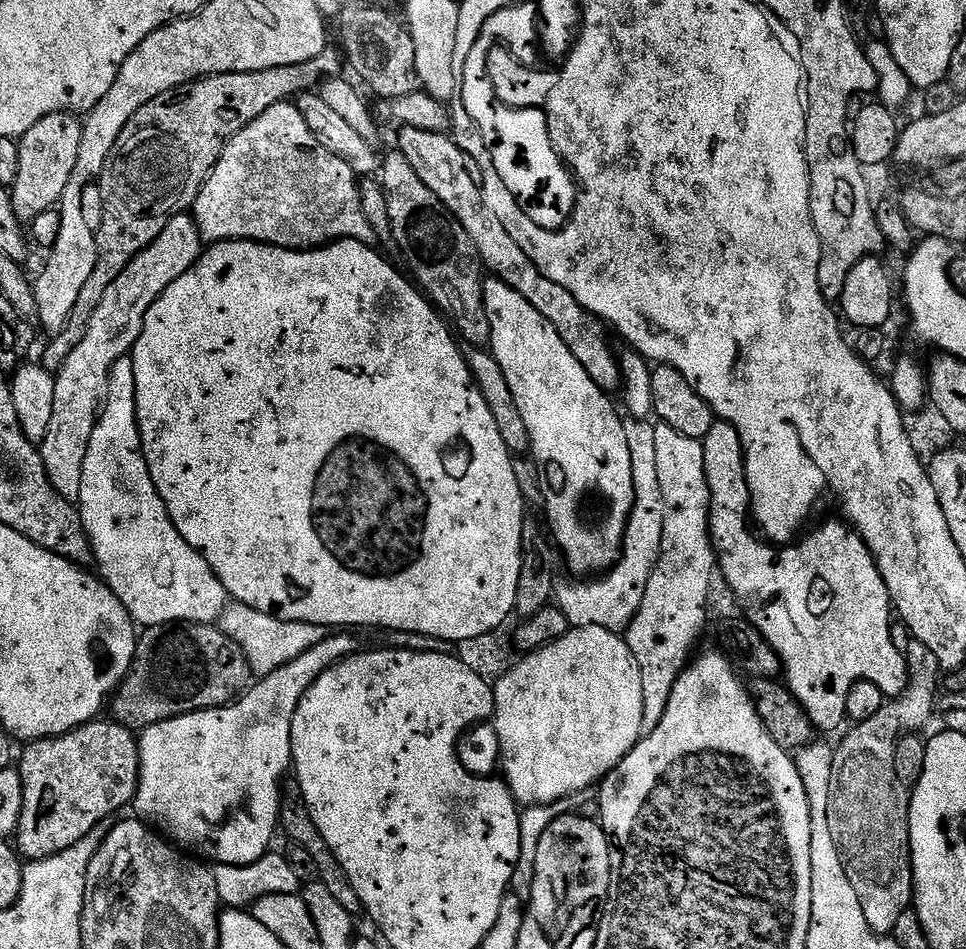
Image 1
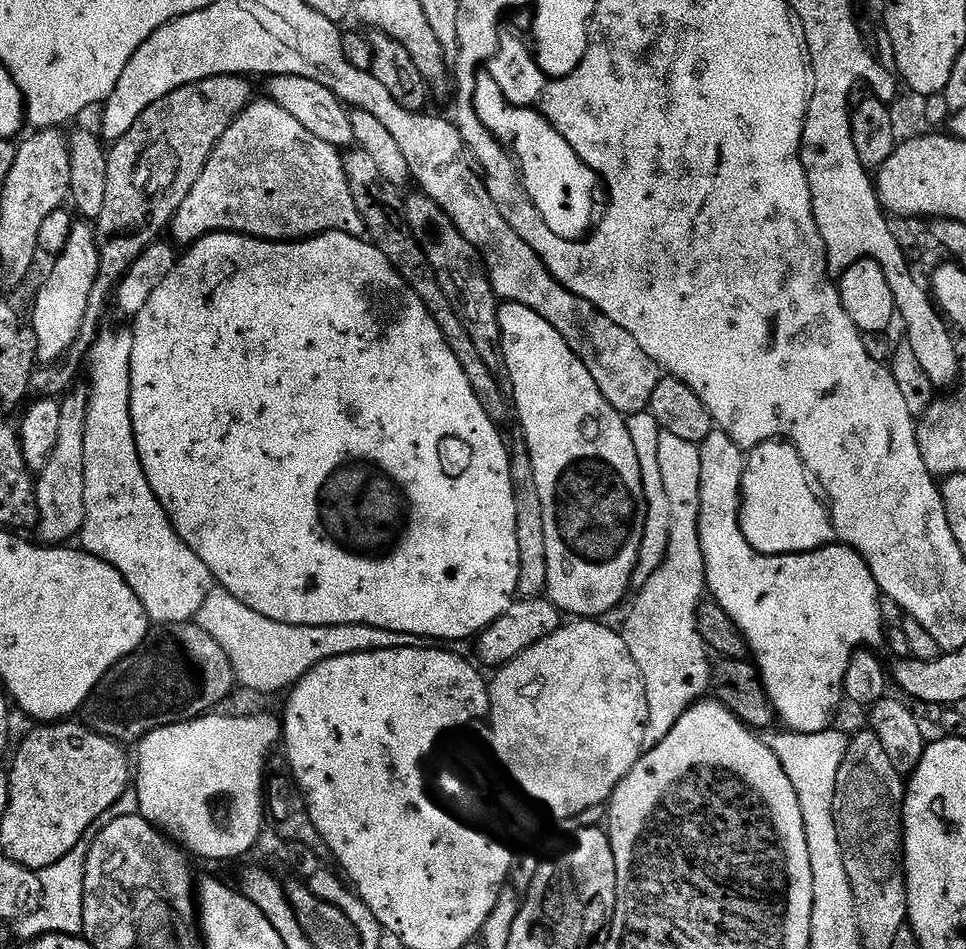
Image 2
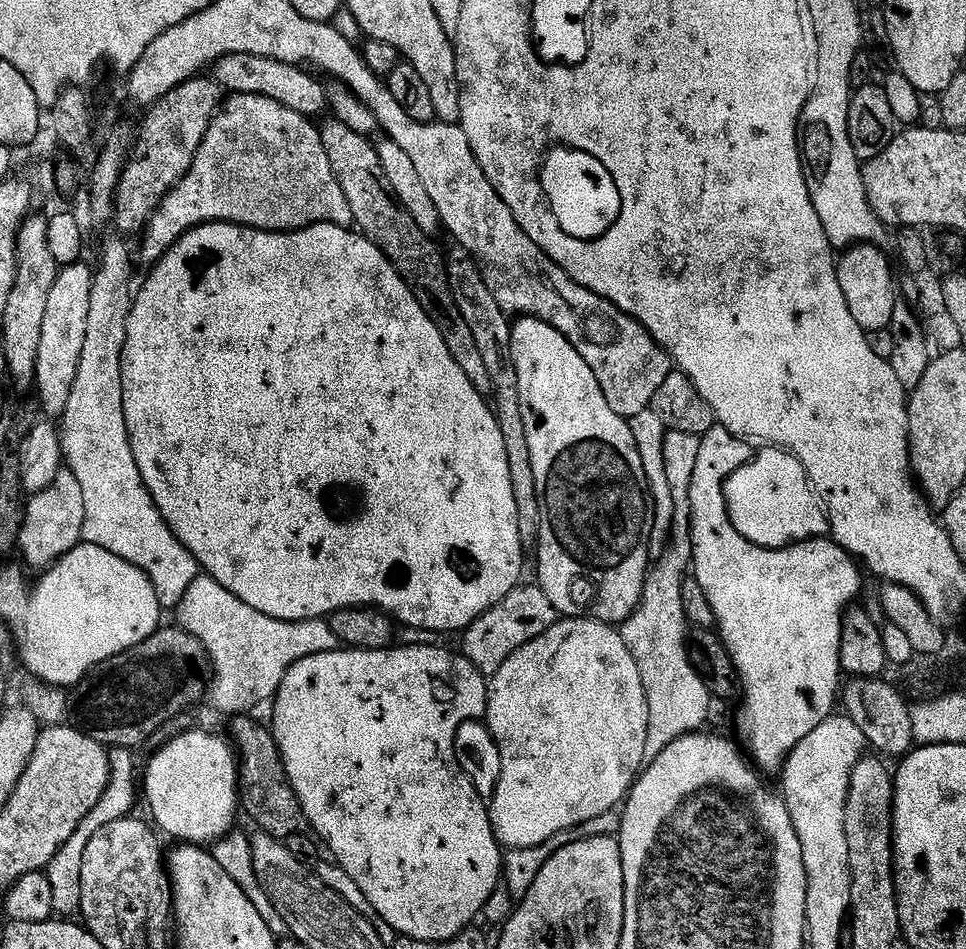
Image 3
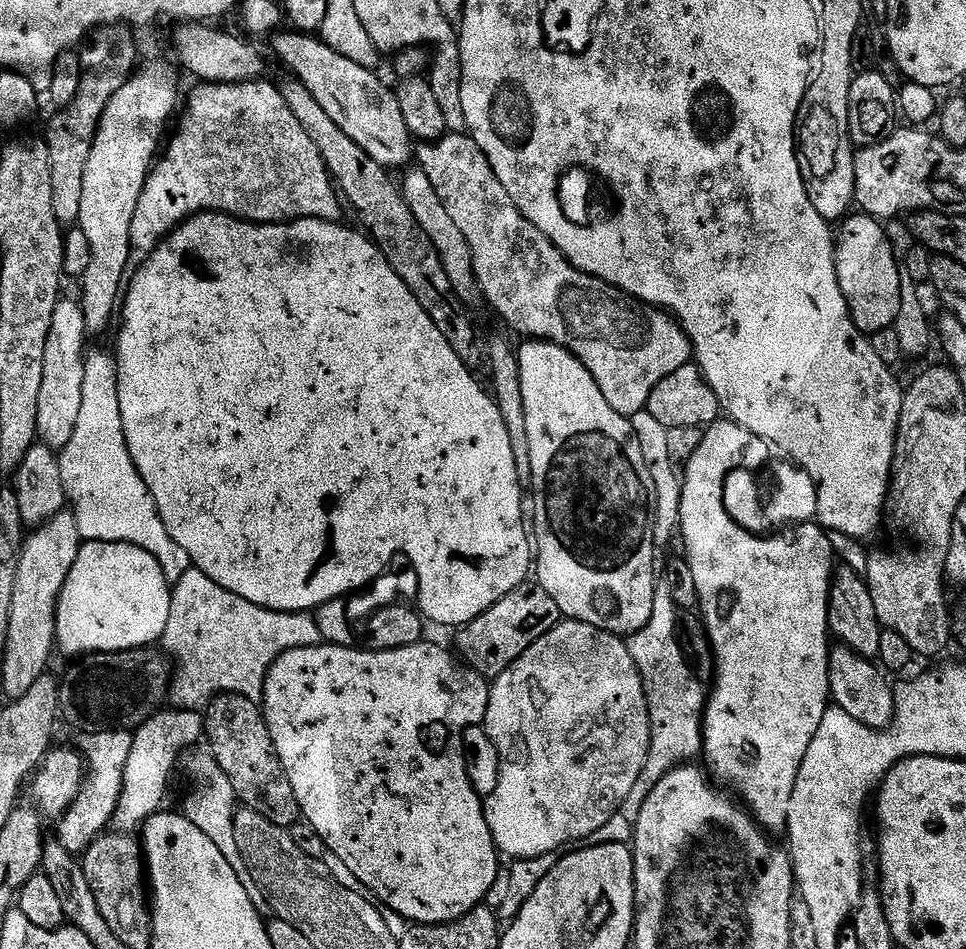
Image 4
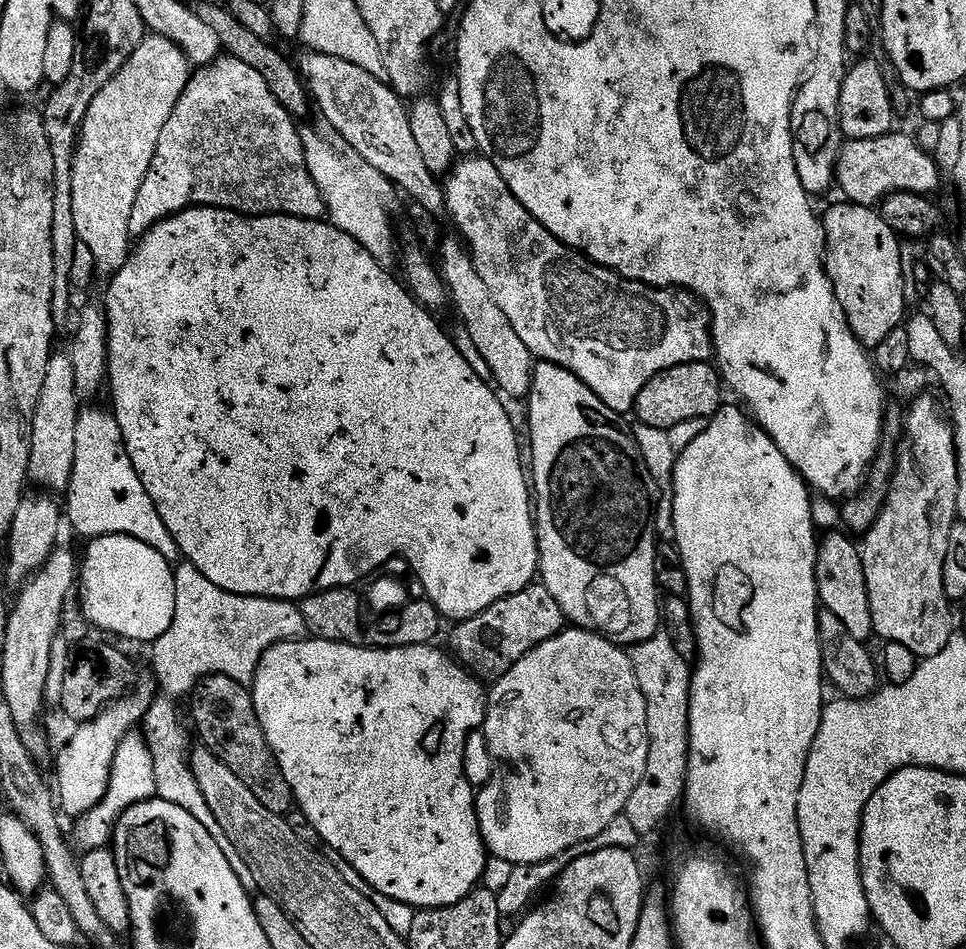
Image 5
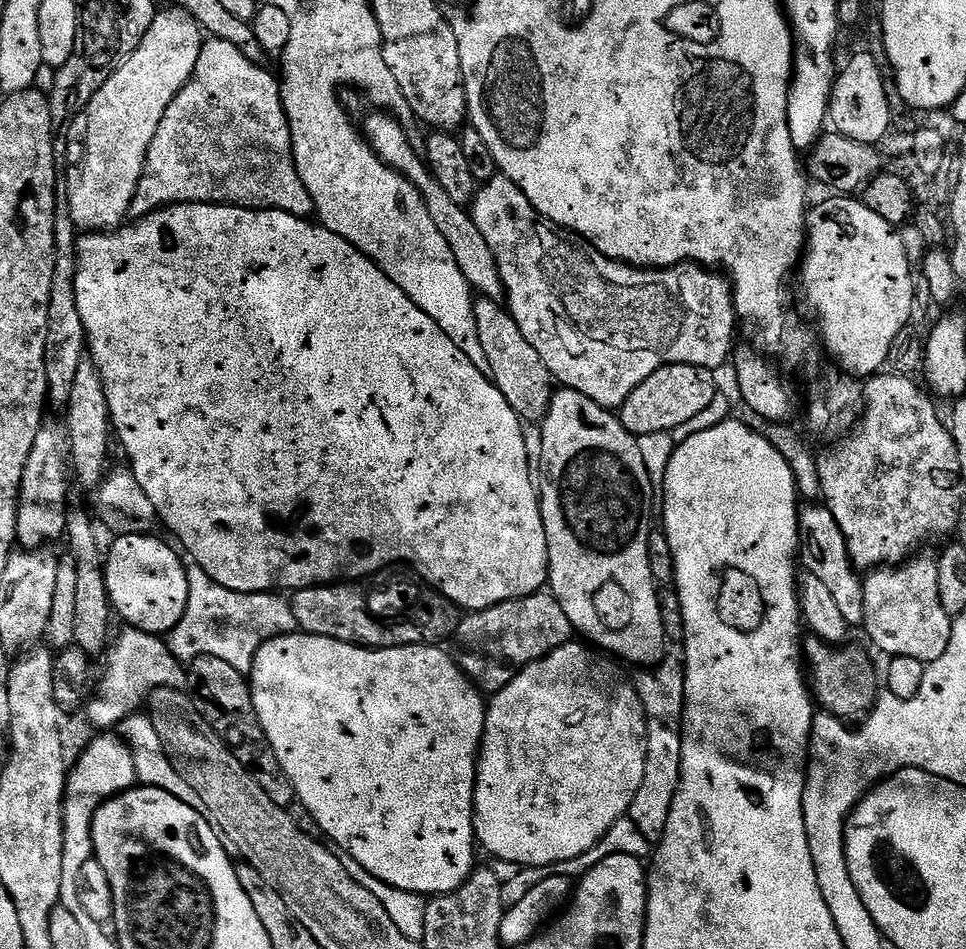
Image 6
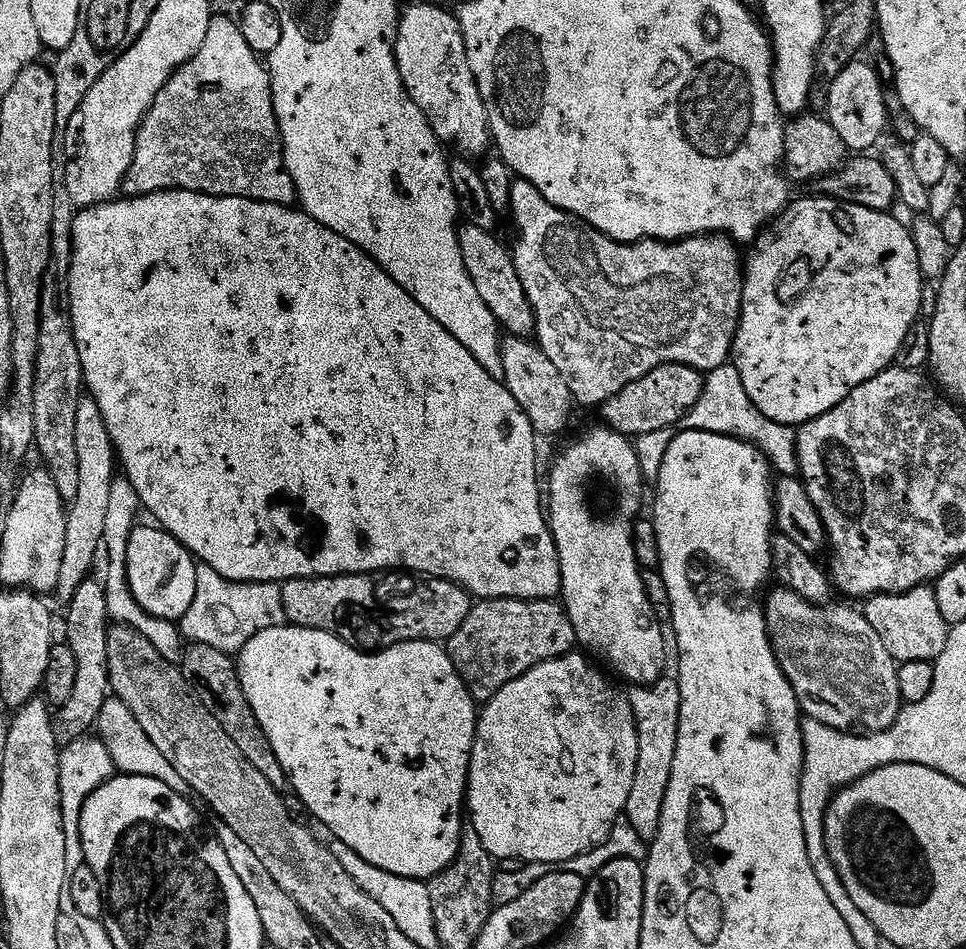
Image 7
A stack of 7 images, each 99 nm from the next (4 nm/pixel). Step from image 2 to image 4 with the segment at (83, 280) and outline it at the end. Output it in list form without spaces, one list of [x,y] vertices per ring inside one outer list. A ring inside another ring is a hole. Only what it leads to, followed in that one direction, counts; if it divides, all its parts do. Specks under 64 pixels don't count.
[[[61,298],[56,304],[54,318],[50,318],[50,334],[46,338],[36,427],[37,437],[53,450],[62,449],[66,442],[70,442],[74,425],[78,423],[78,413],[82,411],[82,382],[86,379],[84,338],[88,338],[89,334],[79,299]]]

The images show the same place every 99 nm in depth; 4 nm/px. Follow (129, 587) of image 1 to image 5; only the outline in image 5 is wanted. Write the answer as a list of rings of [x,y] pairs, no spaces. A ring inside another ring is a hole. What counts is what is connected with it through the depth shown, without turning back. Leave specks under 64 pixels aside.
[[[96,406],[85,407],[78,418],[74,470],[66,493],[67,523],[69,520],[84,538],[138,538],[138,542],[154,546],[154,550],[158,550],[158,554],[162,554],[162,558],[169,562],[179,561],[181,555],[178,542],[174,542],[170,530],[166,530],[166,522],[162,522],[162,514],[158,514],[154,498],[146,494],[146,486],[142,486],[142,478],[138,478],[134,462],[130,462],[130,454],[126,450],[126,442],[115,415],[107,407],[92,407]]]

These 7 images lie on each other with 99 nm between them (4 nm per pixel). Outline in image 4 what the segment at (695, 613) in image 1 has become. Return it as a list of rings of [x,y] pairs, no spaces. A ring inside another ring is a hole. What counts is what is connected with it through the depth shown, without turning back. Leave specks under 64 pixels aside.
[[[657,587],[646,626],[633,632],[626,640],[630,658],[634,658],[634,666],[638,666],[638,674],[642,678],[650,714],[650,750],[646,754],[646,766],[642,766],[642,774],[638,774],[638,782],[634,782],[634,790],[630,790],[622,809],[625,818],[633,822],[638,818],[650,790],[662,782],[665,774],[671,768],[695,761],[692,759],[699,757],[704,747],[706,688],[698,678],[694,678],[694,670],[686,666],[686,658],[678,646],[677,615],[678,609],[674,598],[670,598],[670,590]]]

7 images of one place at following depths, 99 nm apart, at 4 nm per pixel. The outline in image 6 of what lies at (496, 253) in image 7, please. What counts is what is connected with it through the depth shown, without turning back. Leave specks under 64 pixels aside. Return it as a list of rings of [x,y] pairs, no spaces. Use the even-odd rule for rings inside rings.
[[[374,110],[370,114],[364,124],[362,123],[362,132],[375,155],[384,164],[390,165],[406,177],[422,194],[434,226],[441,231],[443,238],[451,246],[455,261],[458,262],[459,269],[473,291],[485,299],[501,301],[505,297],[504,284],[501,282],[501,275],[498,274],[494,254],[491,253],[490,246],[487,245],[486,238],[482,237],[477,224],[473,222],[471,213],[463,205],[452,201],[450,194],[439,185],[421,153],[417,153],[412,146],[401,121],[382,110]]]

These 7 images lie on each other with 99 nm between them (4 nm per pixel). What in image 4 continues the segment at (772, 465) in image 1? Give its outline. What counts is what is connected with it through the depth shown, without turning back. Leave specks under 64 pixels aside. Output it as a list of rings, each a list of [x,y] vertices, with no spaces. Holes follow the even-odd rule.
[[[783,462],[774,472],[775,484],[770,496],[762,503],[760,486],[756,482],[755,473],[749,469],[732,471],[723,486],[723,505],[736,524],[756,535],[780,530],[782,526],[795,526],[809,523],[816,517],[817,494],[813,480],[805,471],[790,462]]]

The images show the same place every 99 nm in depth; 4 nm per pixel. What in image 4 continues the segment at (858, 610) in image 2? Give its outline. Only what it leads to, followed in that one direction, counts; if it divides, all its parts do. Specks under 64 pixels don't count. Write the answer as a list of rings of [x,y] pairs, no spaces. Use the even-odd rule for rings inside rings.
[[[721,418],[715,424],[704,428],[704,437],[698,450],[682,468],[682,487],[680,490],[680,519],[678,527],[684,535],[684,552],[691,572],[694,573],[694,586],[698,586],[699,615],[708,628],[708,637],[712,640],[712,650],[716,653],[716,675],[714,687],[706,700],[704,709],[704,747],[703,759],[708,759],[707,767],[712,767],[711,775],[719,781],[725,789],[731,790],[738,797],[741,804],[751,812],[757,824],[769,834],[783,833],[788,826],[790,814],[790,798],[794,794],[794,782],[798,776],[802,758],[806,758],[806,750],[810,748],[810,742],[814,734],[818,734],[818,726],[822,726],[822,718],[829,708],[830,693],[828,690],[828,654],[830,651],[830,633],[828,630],[828,591],[832,589],[832,577],[834,575],[834,555],[830,544],[828,532],[821,528],[819,523],[809,522],[795,525],[796,536],[780,536],[784,534],[756,535],[748,532],[742,526],[732,520],[723,505],[723,486],[727,476],[732,471],[740,469],[759,470],[768,460],[770,446],[758,434],[750,434],[742,426],[734,421]]]

